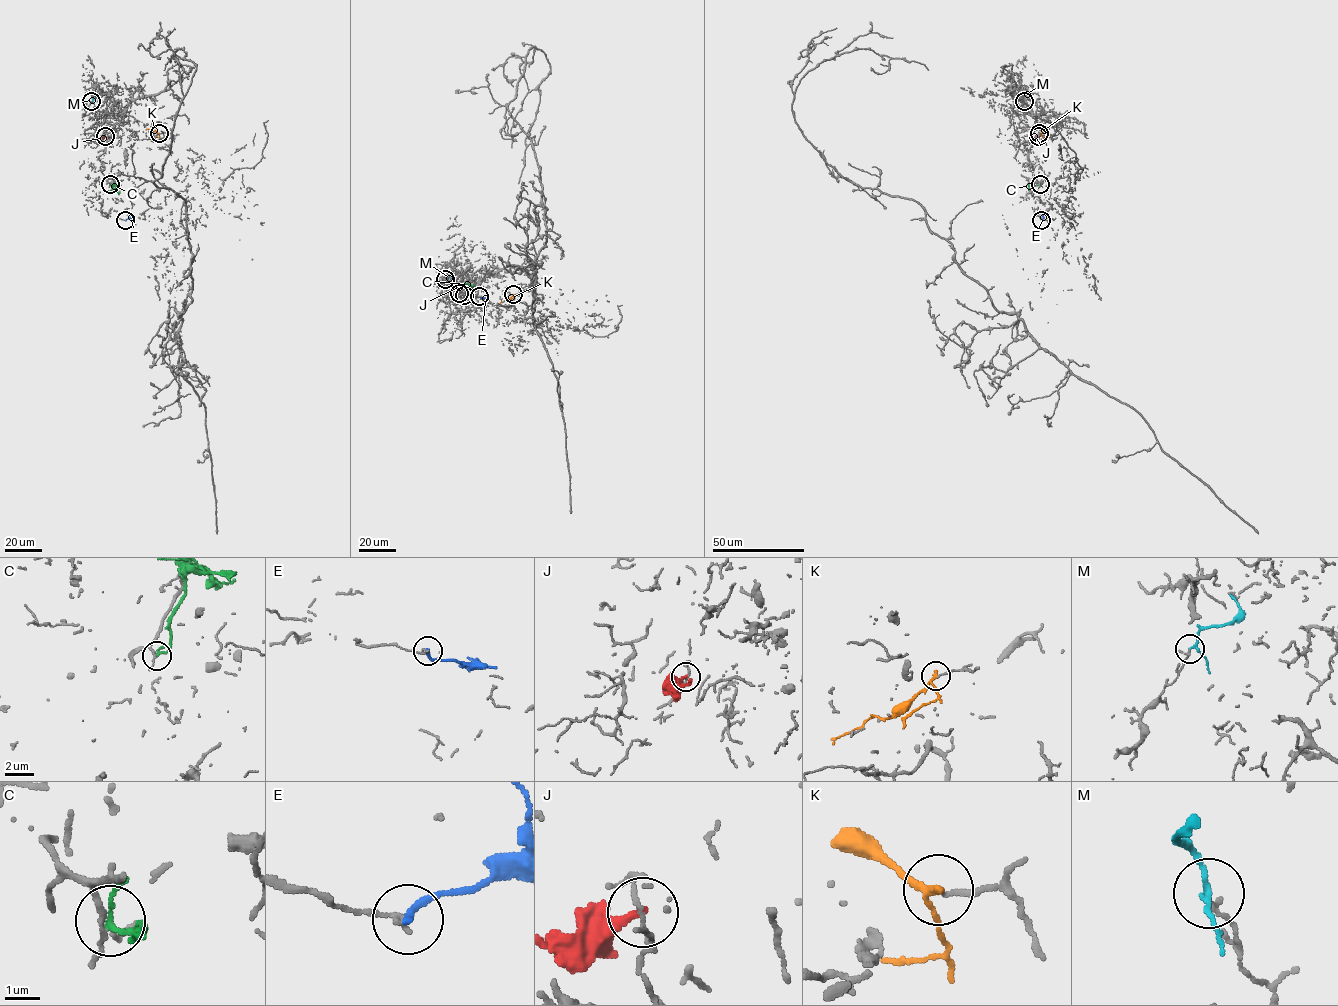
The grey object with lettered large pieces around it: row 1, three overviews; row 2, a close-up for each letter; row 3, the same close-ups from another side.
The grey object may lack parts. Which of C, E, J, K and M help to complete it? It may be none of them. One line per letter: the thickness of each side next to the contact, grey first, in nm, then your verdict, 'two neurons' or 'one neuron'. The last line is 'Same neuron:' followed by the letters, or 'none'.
C: calibres 120 and 120 nm; two neurons
E: calibres 160 and 180 nm; two neurons
J: calibres 160 and 240 nm; two neurons
K: calibres 140 and 190 nm; two neurons
M: calibres 130 and 130 nm; two neurons
Same neuron: none

